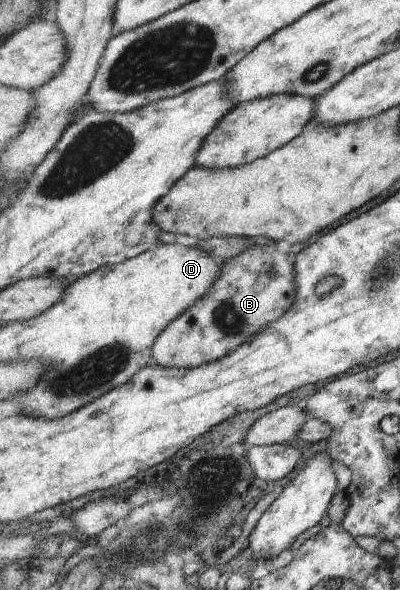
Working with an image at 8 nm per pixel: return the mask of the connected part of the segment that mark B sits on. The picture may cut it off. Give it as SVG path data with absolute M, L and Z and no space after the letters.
M257 238L249 250L231 260L223 261L220 277L210 293L200 298L157 338L153 347L153 363L162 367L197 368L232 353L239 345L249 340L252 334L281 318L292 307L296 295L293 260L294 257L277 250L273 241Z

